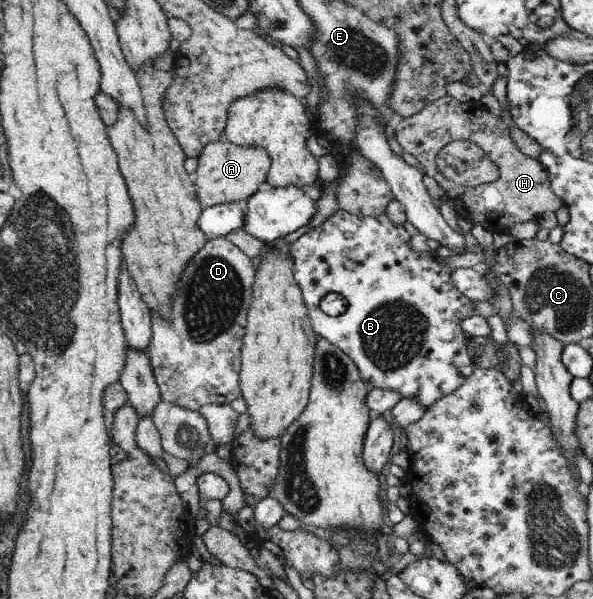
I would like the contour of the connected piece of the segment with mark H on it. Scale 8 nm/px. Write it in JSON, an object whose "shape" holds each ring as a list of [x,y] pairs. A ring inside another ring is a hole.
{"shape":[[[450,95],[443,96],[426,105],[416,115],[403,118],[395,129],[395,138],[404,152],[413,155],[424,175],[438,182],[446,195],[456,204],[457,210],[482,225],[492,233],[507,231],[510,225],[538,220],[544,213],[557,212],[562,201],[550,189],[548,173],[539,160],[527,157],[512,141],[509,128],[503,119],[492,115],[481,101],[460,103]],[[458,141],[475,142],[498,167],[499,177],[493,183],[468,187],[454,184],[438,170],[436,159],[446,145]]]}

